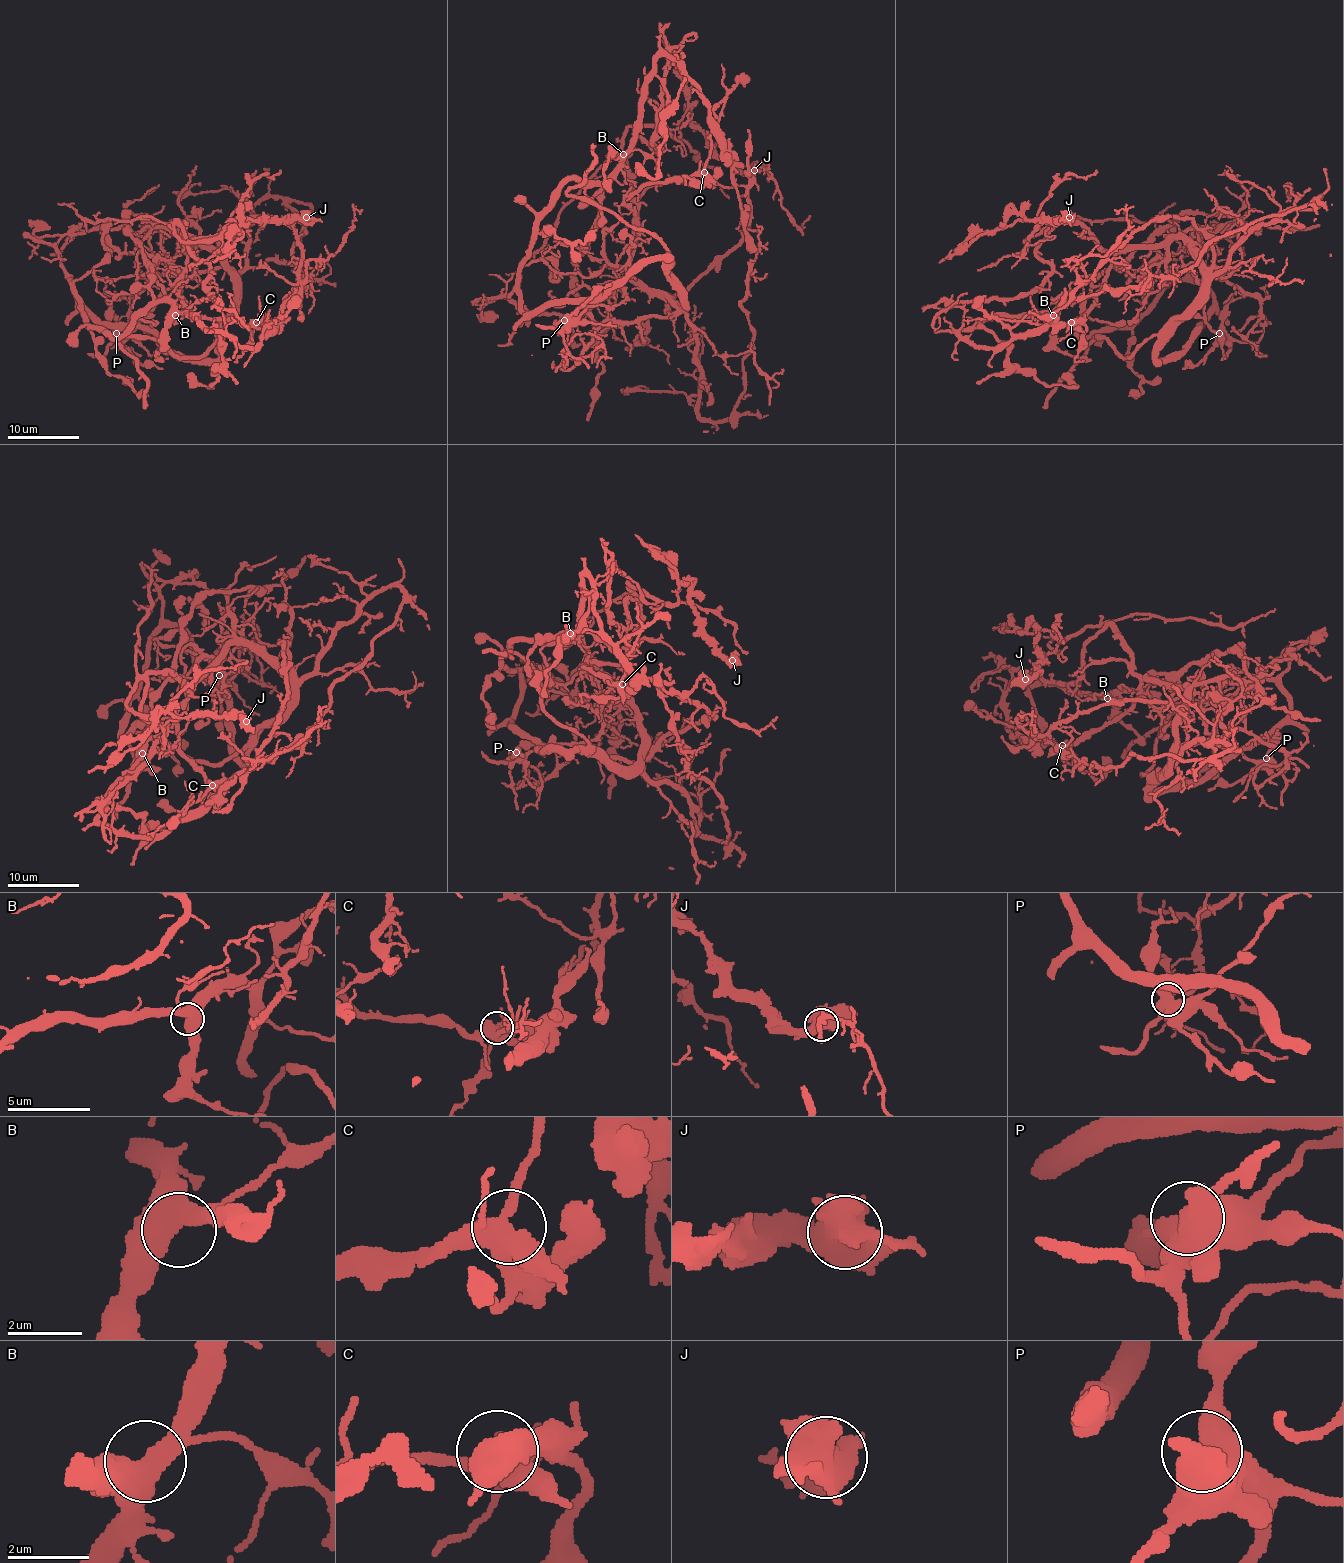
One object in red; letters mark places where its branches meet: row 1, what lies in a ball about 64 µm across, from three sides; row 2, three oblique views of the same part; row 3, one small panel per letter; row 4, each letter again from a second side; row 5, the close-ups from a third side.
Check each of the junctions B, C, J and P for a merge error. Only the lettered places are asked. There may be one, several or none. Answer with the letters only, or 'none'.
none

